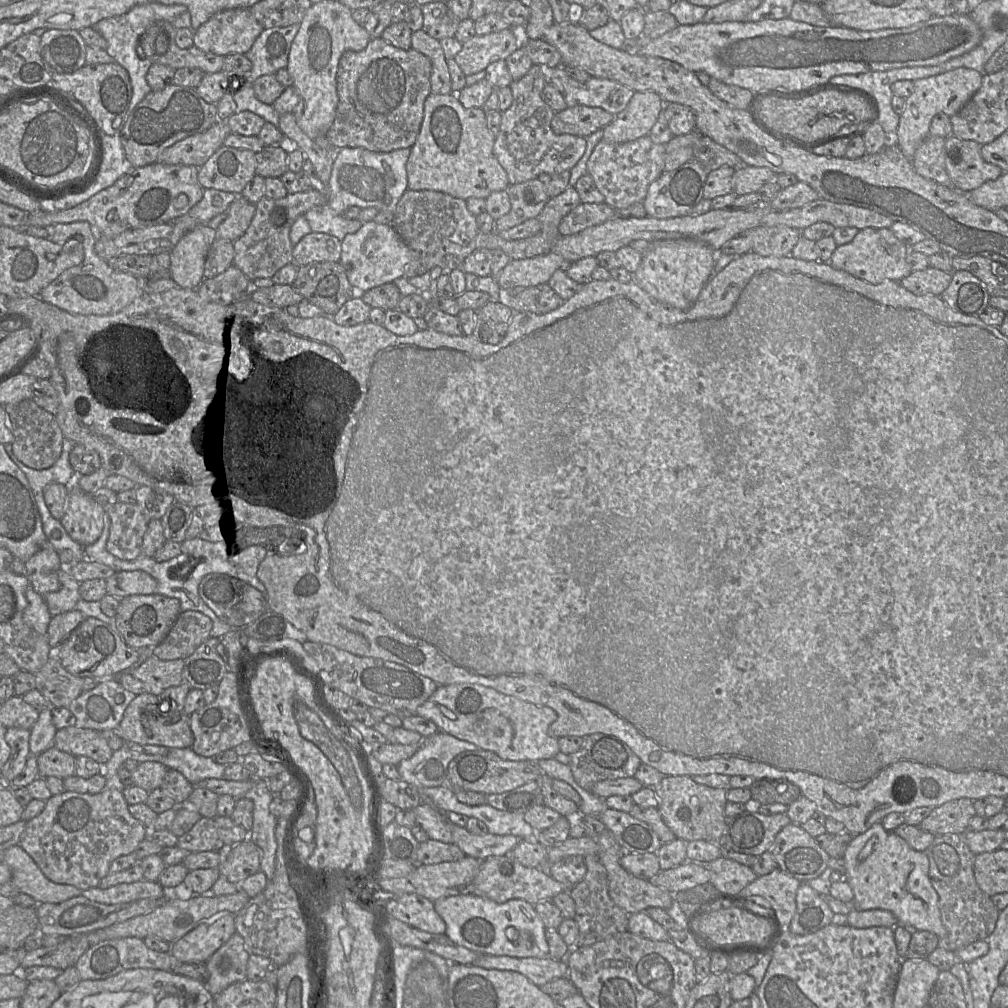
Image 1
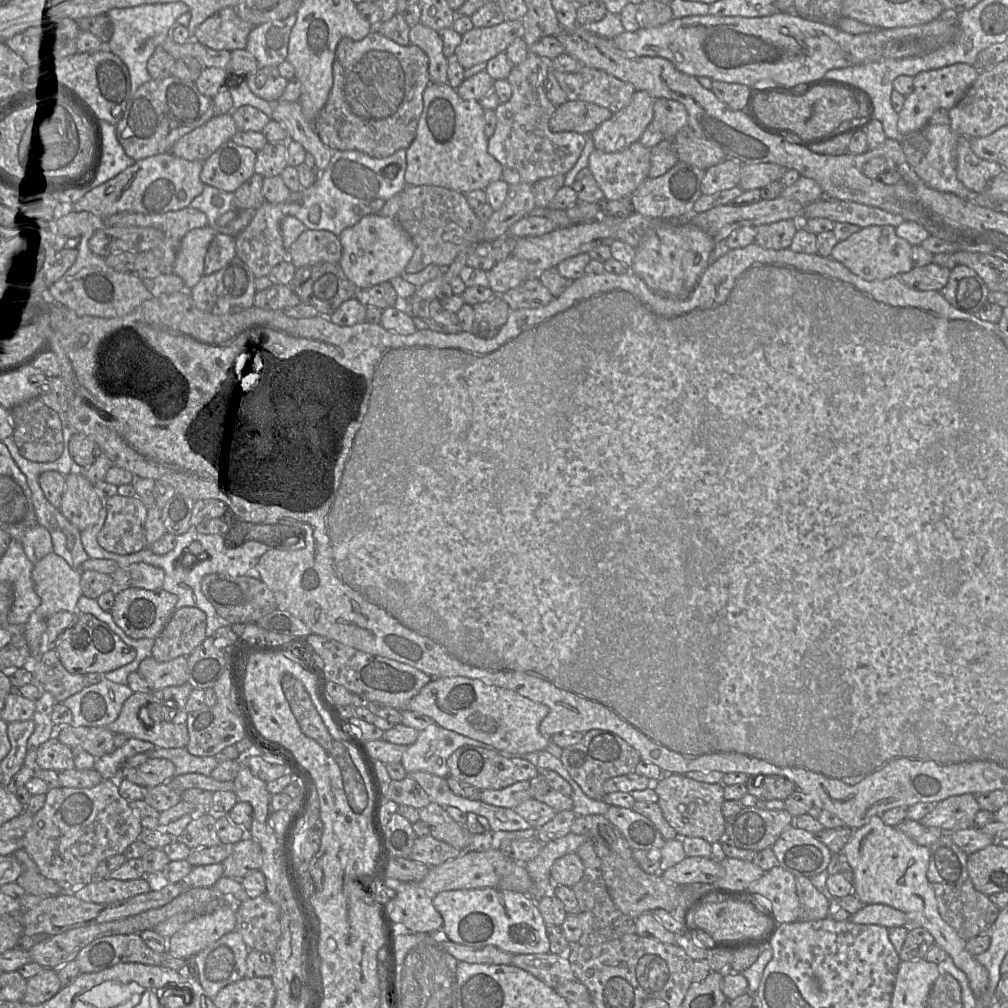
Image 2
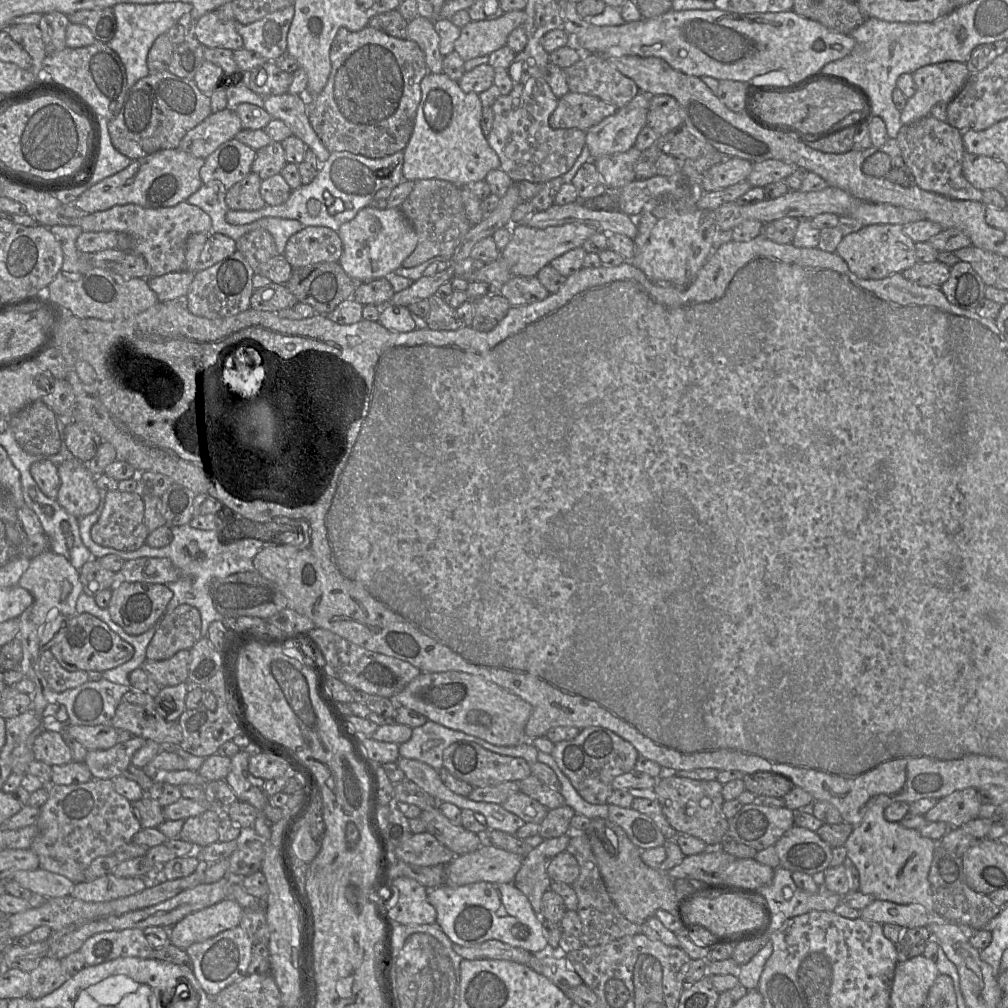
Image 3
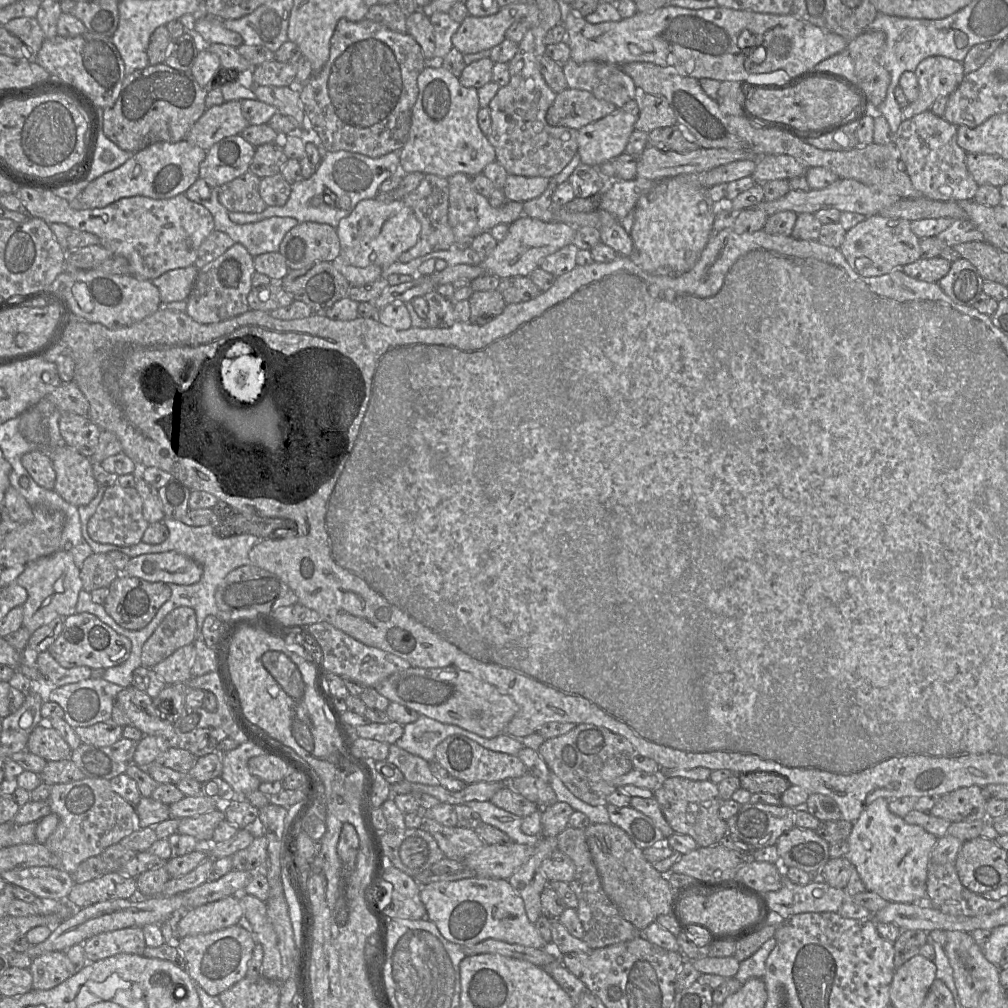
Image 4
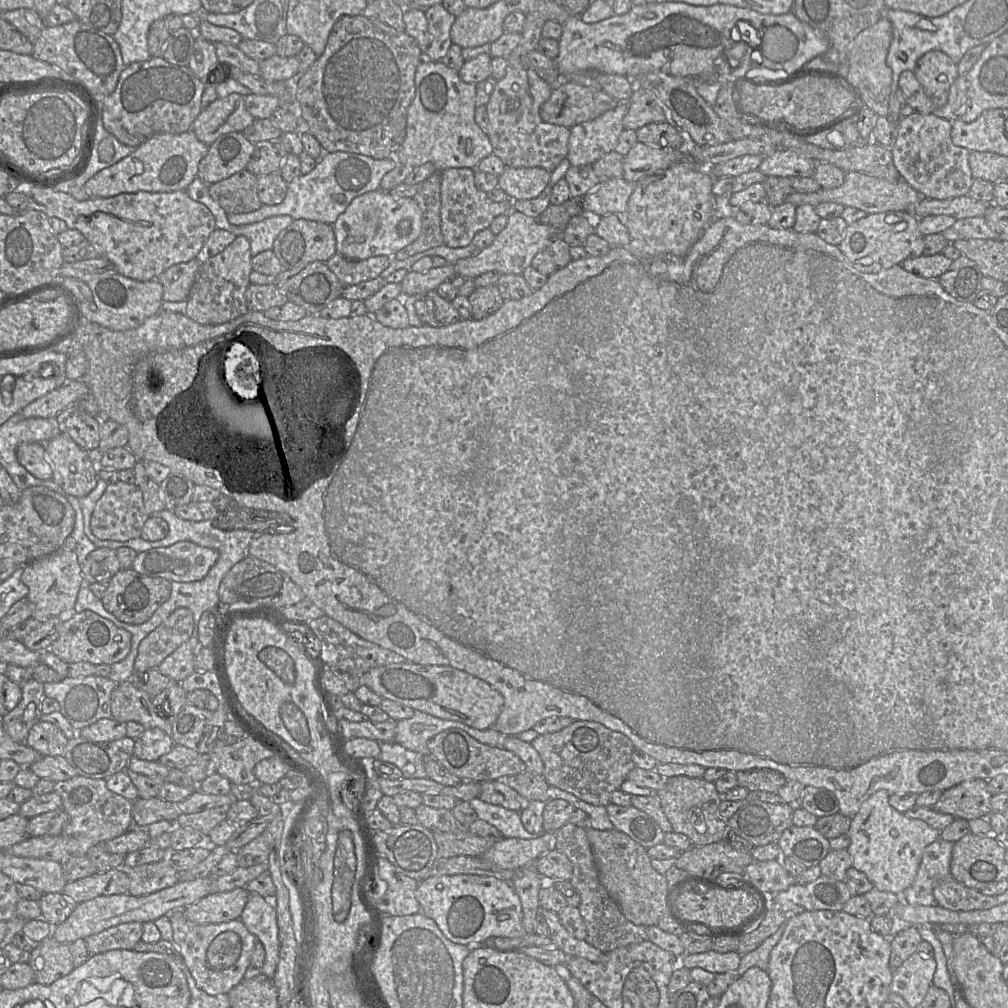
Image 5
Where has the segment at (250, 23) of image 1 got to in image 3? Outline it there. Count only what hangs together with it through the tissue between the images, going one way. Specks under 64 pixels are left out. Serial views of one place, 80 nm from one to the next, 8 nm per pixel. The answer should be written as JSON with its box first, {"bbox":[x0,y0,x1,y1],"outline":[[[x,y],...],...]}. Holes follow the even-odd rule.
{"bbox":[194,11,243,51],"outline":[[[212,11],[204,14],[195,24],[194,32],[203,47],[235,51],[243,48],[237,22],[220,18]]]}

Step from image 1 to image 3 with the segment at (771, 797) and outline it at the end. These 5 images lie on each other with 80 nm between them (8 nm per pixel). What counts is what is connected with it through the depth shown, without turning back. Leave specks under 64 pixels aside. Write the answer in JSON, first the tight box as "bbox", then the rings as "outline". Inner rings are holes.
{"bbox":[742,772,794,798],"outline":[[[772,772],[744,774],[742,780],[755,797],[783,798],[794,787],[788,778]]]}

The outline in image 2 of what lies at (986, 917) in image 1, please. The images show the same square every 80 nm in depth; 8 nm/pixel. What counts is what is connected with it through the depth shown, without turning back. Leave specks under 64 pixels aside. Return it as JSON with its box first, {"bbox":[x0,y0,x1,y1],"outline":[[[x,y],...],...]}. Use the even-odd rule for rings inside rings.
{"bbox":[927,833,1001,941],"outline":[[[946,833],[929,848],[927,878],[935,892],[942,919],[965,941],[989,933],[1001,909],[974,887],[967,870],[968,855]]]}

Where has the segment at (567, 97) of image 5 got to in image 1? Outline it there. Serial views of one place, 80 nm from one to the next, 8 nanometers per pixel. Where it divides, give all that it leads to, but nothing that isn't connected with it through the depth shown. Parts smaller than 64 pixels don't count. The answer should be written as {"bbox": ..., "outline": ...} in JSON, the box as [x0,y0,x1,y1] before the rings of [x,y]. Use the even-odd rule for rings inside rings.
{"bbox":[551,105,613,138],"outline":[[[577,105],[556,112],[551,127],[555,134],[572,134],[586,138],[603,129],[613,119],[613,114],[602,108]]]}

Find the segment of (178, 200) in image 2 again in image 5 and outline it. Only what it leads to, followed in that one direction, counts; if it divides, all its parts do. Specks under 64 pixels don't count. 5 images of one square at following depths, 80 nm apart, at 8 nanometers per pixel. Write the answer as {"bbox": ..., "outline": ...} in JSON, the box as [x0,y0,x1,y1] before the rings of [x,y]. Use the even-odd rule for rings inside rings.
{"bbox":[84,130,208,198],"outline":[[[189,130],[181,134],[159,133],[112,166],[104,168],[84,184],[89,198],[108,198],[121,193],[174,192],[186,189],[196,178],[198,165],[208,152],[208,145],[200,142]]]}

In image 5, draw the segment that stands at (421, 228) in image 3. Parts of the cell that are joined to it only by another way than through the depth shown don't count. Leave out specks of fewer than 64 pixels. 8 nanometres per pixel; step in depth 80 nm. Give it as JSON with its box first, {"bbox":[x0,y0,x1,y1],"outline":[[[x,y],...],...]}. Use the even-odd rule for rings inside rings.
{"bbox":[395,172,445,260],"outline":[[[435,172],[422,183],[422,189],[415,194],[421,211],[422,230],[417,239],[395,254],[405,260],[417,253],[445,245],[441,232],[441,173]]]}

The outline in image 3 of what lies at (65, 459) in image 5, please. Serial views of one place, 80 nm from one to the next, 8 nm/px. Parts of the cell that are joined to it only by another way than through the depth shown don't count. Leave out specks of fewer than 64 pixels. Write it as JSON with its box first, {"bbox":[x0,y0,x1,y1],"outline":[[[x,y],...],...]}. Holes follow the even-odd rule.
{"bbox":[57,457,100,520],"outline":[[[72,457],[57,466],[60,488],[57,501],[78,520],[92,514],[100,502],[100,490],[86,463]]]}

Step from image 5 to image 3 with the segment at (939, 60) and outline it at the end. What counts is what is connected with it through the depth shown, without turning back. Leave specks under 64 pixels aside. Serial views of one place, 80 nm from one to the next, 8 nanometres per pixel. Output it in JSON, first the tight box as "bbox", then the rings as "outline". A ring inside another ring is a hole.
{"bbox":[900,61,970,125],"outline":[[[945,61],[920,67],[912,73],[916,92],[900,111],[902,125],[911,124],[930,115],[934,105],[949,103],[970,76],[963,62]]]}

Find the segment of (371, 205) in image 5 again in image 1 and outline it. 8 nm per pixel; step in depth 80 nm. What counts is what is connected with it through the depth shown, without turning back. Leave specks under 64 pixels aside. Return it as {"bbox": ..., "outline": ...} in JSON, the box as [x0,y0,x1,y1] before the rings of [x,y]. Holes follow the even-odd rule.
{"bbox":[340,221,411,293],"outline":[[[368,221],[355,233],[348,234],[341,241],[340,263],[345,269],[349,283],[357,293],[371,288],[392,283],[404,276],[410,262],[411,253],[392,225]]]}

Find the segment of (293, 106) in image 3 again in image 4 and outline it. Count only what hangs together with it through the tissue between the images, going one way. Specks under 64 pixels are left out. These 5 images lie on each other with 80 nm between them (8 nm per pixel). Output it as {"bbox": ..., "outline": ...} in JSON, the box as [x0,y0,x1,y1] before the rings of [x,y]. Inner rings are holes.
{"bbox":[251,85,327,160],"outline":[[[252,85],[251,91],[261,102],[274,106],[277,112],[293,119],[298,125],[298,135],[306,142],[312,142],[319,150],[321,160],[327,153],[318,134],[305,113],[300,99],[299,89],[296,86],[273,87]]]}

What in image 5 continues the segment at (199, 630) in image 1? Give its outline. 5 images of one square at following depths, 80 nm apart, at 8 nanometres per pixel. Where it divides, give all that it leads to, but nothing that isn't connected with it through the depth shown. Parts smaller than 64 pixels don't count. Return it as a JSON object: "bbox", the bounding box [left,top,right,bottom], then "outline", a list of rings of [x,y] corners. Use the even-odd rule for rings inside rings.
{"bbox":[134,608,193,671],"outline":[[[188,608],[173,611],[140,642],[134,670],[146,671],[157,668],[192,636],[193,623],[193,614]]]}

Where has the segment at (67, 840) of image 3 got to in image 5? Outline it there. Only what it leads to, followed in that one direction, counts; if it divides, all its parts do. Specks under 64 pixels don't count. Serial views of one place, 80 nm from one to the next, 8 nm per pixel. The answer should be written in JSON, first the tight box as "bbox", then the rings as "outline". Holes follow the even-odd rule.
{"bbox":[53,775,133,856],"outline":[[[75,775],[69,780],[56,782],[53,791],[60,796],[62,809],[68,814],[68,822],[61,834],[76,838],[76,853],[72,856],[86,856],[98,843],[126,833],[133,821],[132,802],[108,789],[105,779]]]}

